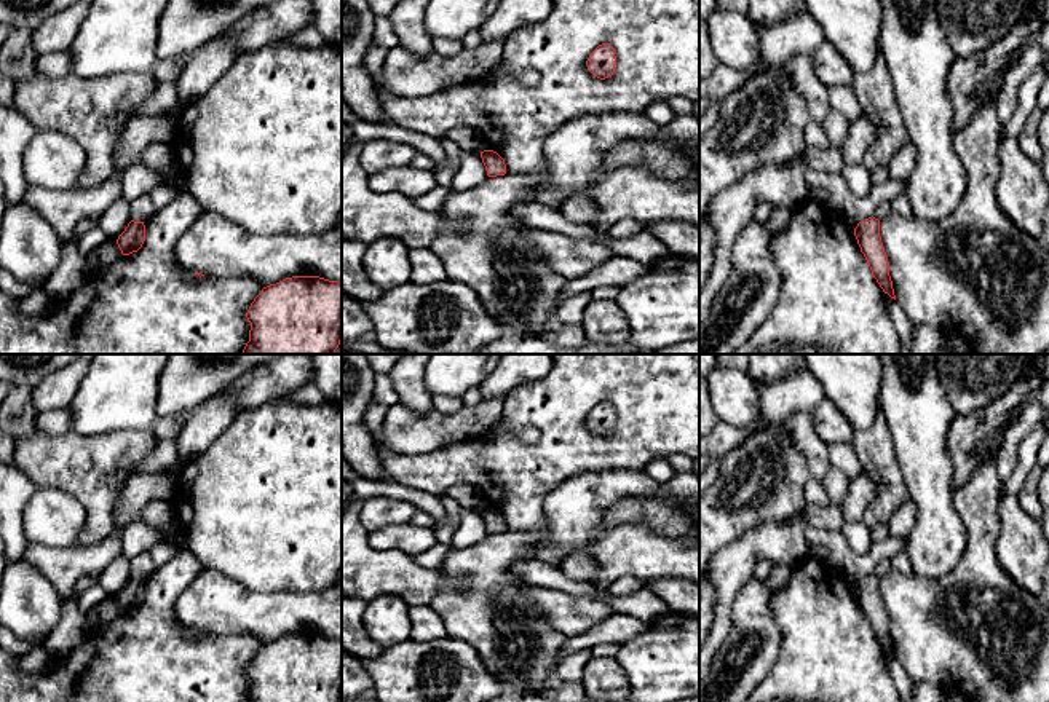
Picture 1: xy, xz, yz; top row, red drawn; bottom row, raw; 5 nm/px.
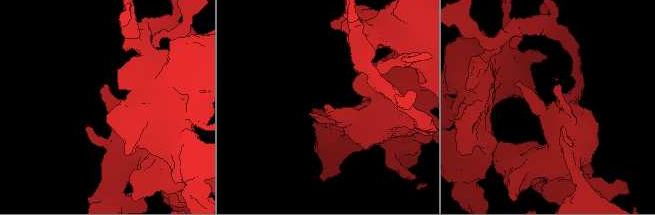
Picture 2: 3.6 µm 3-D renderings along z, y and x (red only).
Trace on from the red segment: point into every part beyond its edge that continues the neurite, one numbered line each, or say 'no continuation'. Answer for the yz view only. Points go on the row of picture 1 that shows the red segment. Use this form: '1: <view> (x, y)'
1: yz (883, 209)

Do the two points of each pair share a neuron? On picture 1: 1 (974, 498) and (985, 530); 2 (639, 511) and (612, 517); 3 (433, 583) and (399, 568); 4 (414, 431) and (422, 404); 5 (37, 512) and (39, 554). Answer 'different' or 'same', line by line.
1: same
2: same
3: same
4: different
5: different

